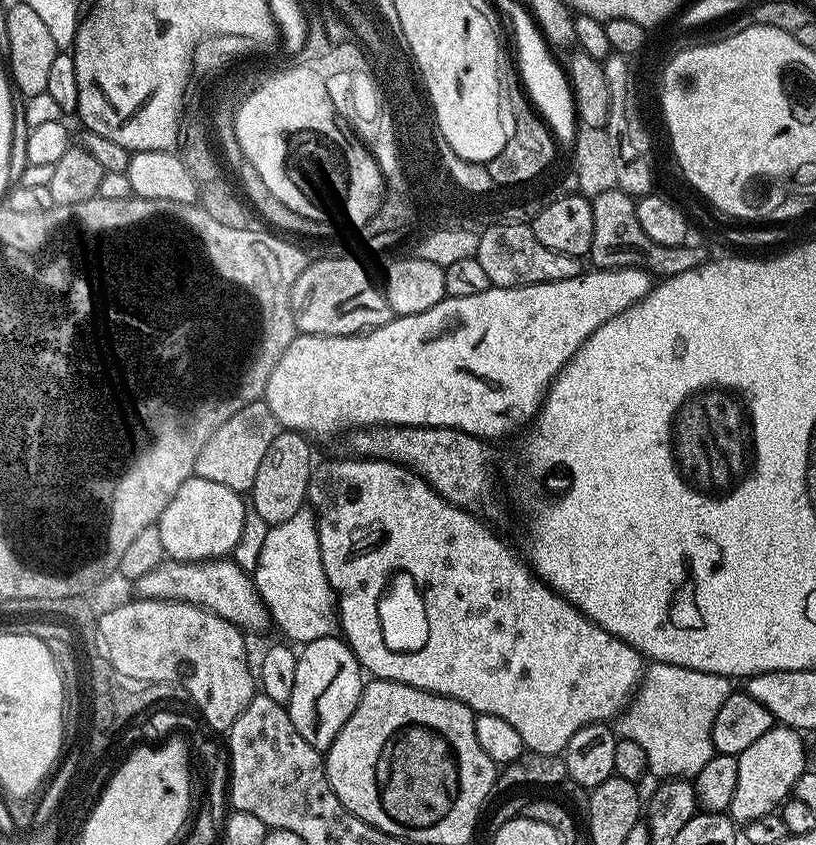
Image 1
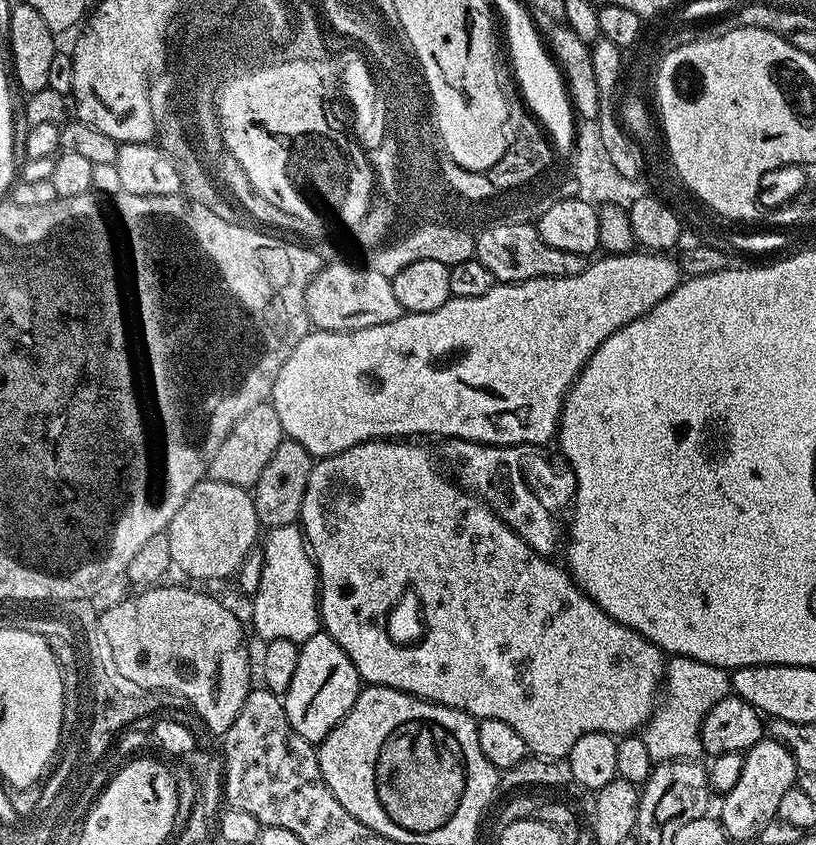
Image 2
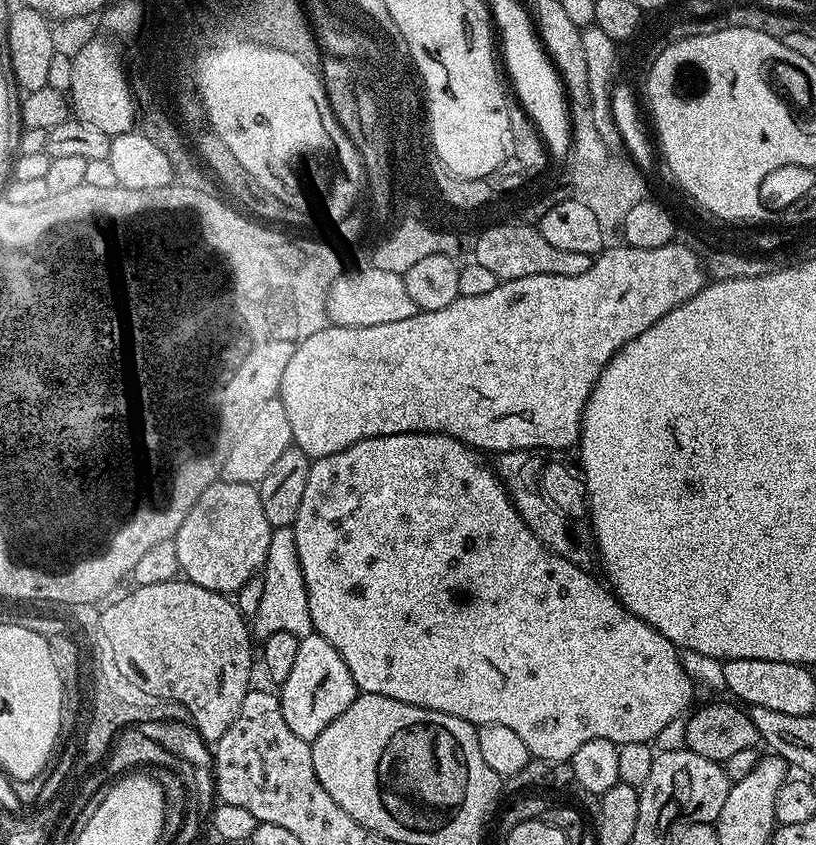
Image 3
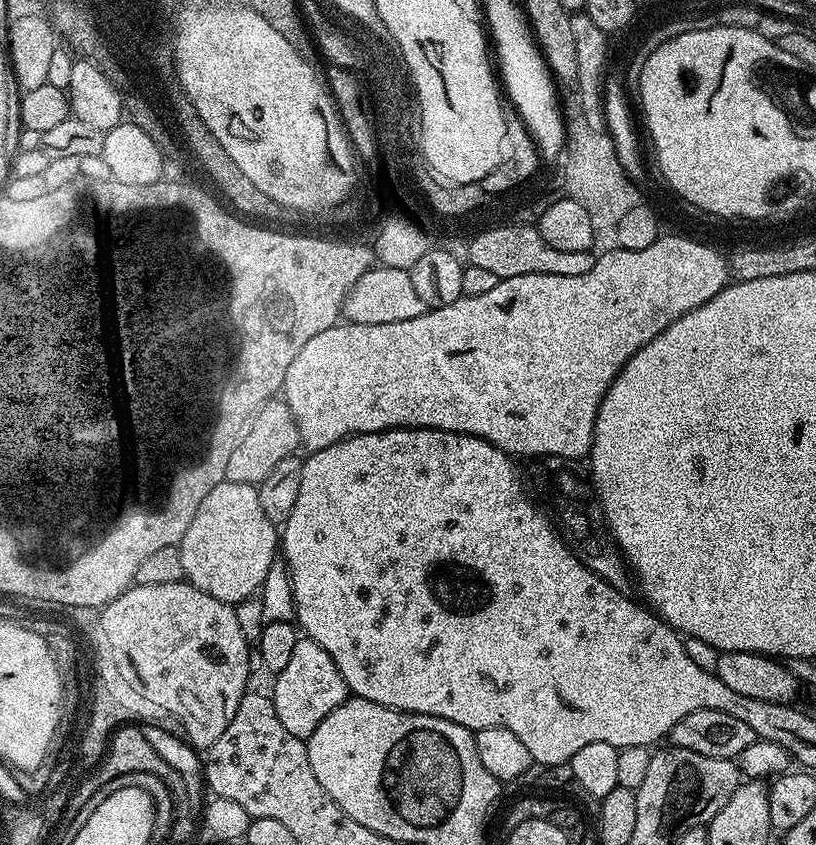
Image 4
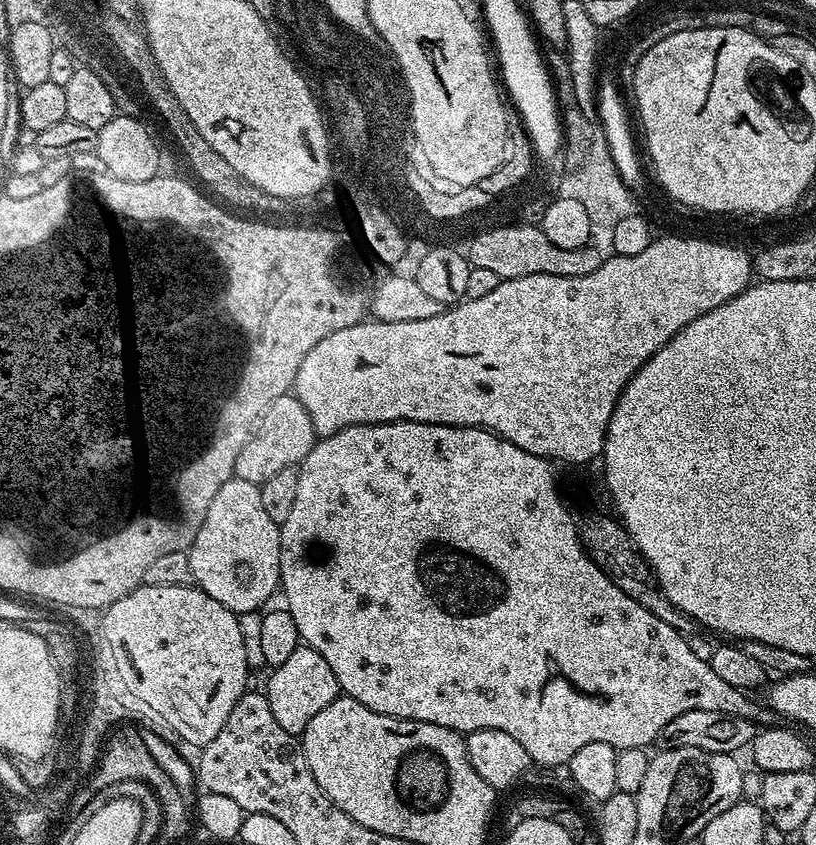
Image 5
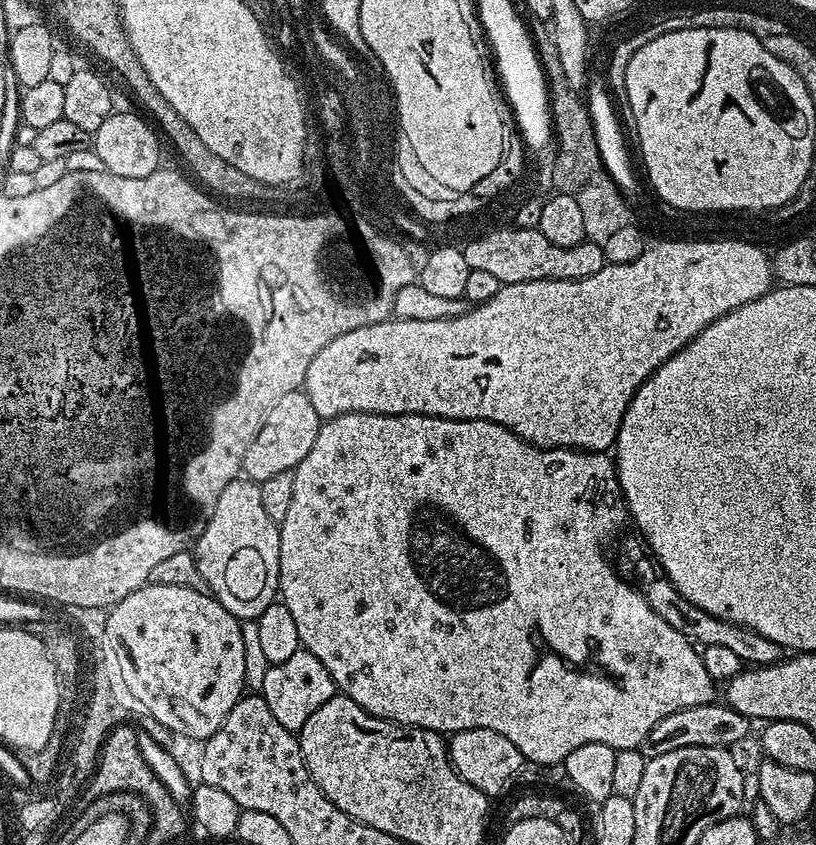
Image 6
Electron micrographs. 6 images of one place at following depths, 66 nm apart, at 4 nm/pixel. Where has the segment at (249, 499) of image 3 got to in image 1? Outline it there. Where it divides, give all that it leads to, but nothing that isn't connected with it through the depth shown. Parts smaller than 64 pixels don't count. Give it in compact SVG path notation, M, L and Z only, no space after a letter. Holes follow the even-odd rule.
M193 474L182 484L157 520L164 553L175 563L223 559L231 555L239 543L247 513L241 493Z

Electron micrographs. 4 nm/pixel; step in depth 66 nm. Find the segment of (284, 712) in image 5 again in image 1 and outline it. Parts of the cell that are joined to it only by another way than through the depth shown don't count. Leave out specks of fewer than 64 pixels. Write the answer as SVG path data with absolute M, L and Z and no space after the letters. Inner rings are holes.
M339 635L318 638L303 645L298 652L298 671L294 677L294 694L286 705L294 730L310 742L310 746L327 750L338 738L338 730L346 726L346 718L354 714L366 683L365 673L352 648Z

